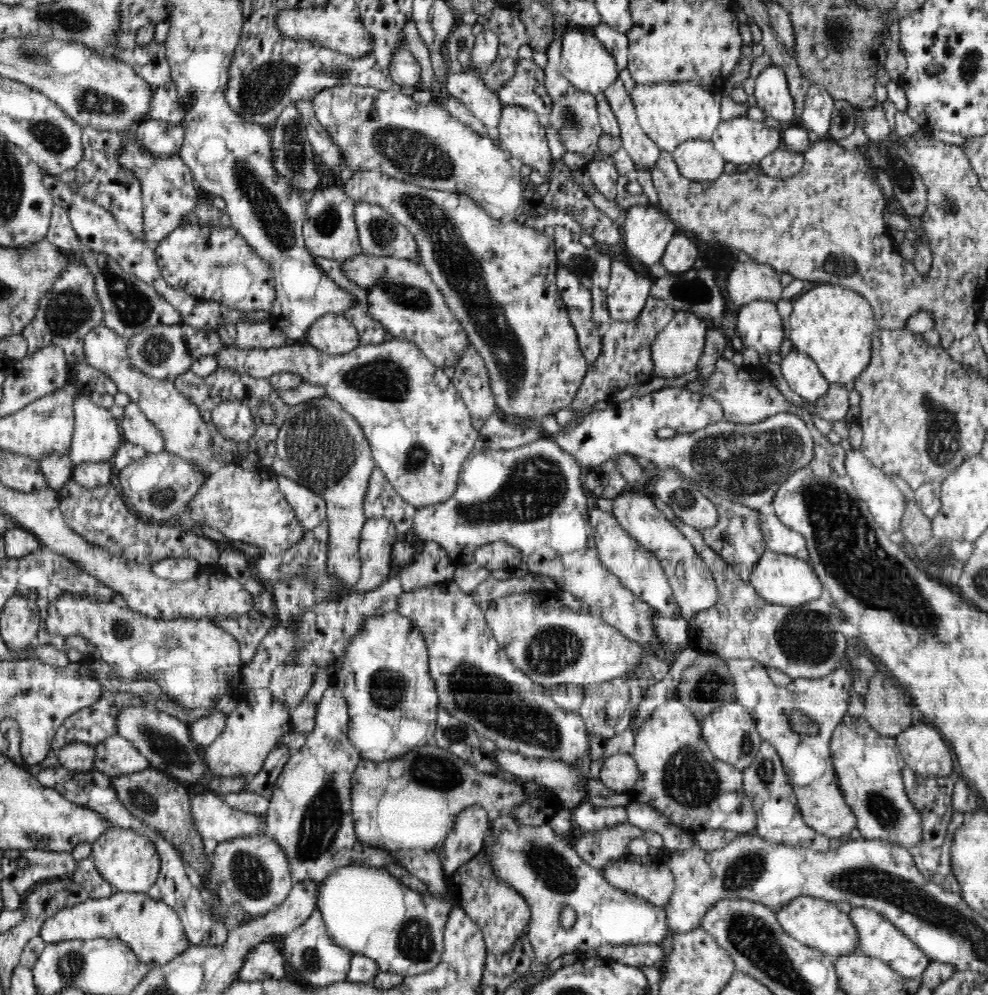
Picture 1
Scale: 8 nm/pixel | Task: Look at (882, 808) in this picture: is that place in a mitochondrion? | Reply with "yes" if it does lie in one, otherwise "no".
yes

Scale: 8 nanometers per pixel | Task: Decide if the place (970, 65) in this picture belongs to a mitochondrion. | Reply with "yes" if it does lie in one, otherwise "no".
yes

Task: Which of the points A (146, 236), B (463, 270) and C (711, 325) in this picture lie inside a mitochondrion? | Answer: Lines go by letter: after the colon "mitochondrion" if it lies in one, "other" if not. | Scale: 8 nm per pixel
A: other
B: mitochondrion
C: other

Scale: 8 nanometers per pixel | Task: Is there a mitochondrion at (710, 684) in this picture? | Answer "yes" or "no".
yes

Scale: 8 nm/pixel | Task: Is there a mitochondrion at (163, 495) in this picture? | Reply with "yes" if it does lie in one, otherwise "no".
yes

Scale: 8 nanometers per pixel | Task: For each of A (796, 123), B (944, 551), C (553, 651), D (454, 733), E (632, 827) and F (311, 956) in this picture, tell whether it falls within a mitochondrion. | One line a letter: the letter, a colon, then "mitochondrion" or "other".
A: other
B: mitochondrion
C: mitochondrion
D: mitochondrion
E: other
F: mitochondrion

